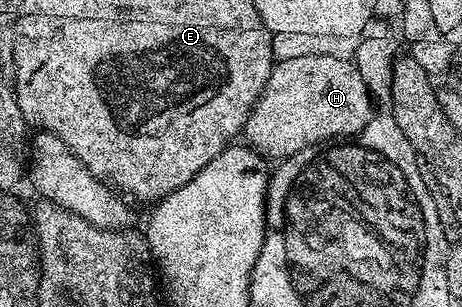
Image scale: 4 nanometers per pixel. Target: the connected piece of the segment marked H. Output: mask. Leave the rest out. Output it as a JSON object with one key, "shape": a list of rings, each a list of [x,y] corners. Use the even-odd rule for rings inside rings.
{"shape":[[[319,54],[296,56],[281,59],[275,65],[264,92],[258,97],[258,103],[252,108],[250,119],[246,121],[244,138],[267,159],[281,160],[291,158],[293,154],[309,146],[330,144],[335,140],[349,140],[364,129],[371,117],[370,86],[351,59]]]}

